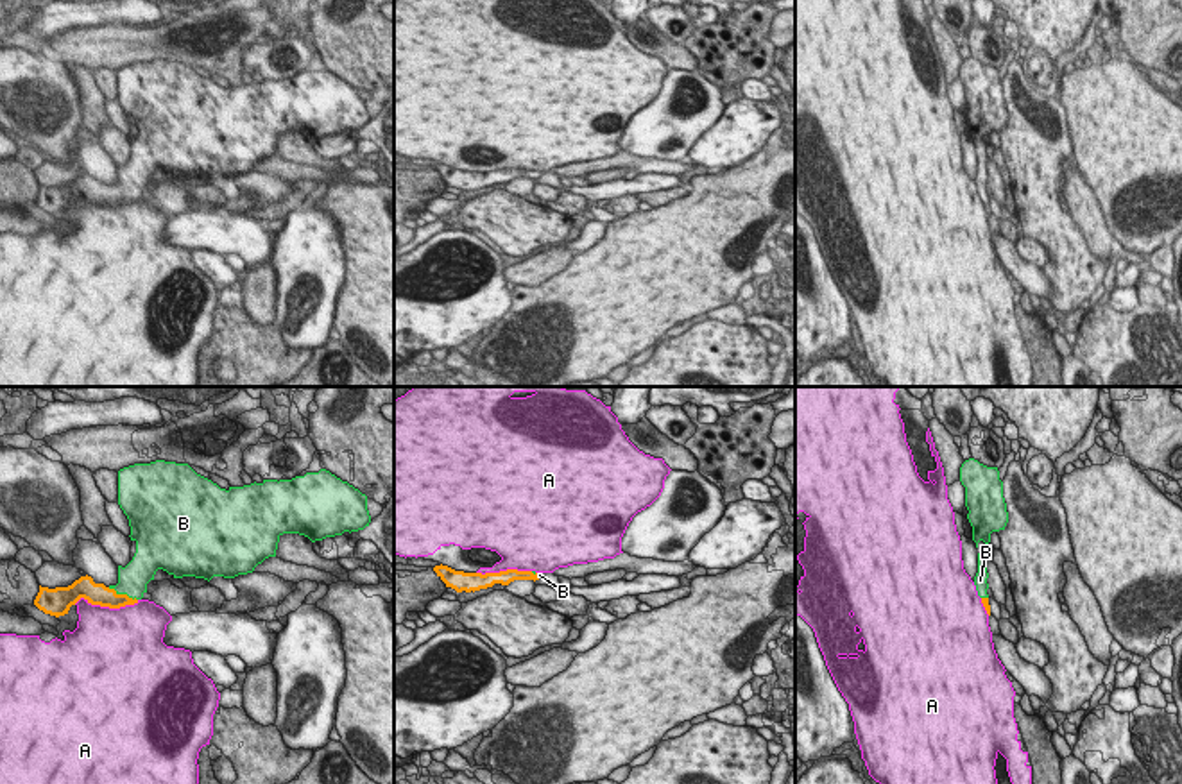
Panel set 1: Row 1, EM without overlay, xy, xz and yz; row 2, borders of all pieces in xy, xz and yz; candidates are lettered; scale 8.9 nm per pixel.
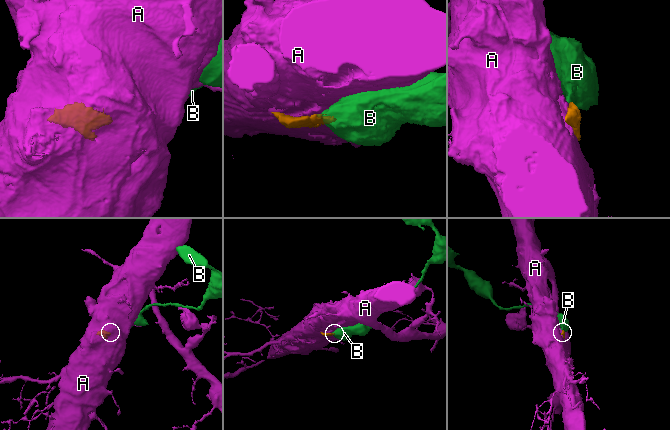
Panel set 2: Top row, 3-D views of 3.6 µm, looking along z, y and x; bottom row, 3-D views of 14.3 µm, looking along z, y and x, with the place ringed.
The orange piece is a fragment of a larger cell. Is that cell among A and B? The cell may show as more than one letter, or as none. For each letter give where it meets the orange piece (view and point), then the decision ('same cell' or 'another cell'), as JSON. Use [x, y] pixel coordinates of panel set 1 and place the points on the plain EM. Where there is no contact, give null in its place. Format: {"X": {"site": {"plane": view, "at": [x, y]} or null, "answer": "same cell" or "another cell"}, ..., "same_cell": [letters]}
{"A": {"site": {"plane": "xy", "at": [106, 204]}, "answer": "another cell"}, "B": {"site": {"plane": "xy", "at": [122, 194]}, "answer": "same cell"}, "same_cell": ["B"]}

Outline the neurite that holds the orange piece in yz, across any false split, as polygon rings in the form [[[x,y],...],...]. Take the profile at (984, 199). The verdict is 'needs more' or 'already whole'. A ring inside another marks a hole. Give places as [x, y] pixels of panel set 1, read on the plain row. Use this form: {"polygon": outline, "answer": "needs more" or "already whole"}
{"polygon": [[[978,152],[978,172],[974,175],[974,184],[976,184],[978,195],[981,197],[981,202],[987,213],[990,215],[990,204],[989,204],[989,193],[987,193],[987,188],[989,188],[987,158],[989,158],[987,154]]], "answer": "needs more"}

